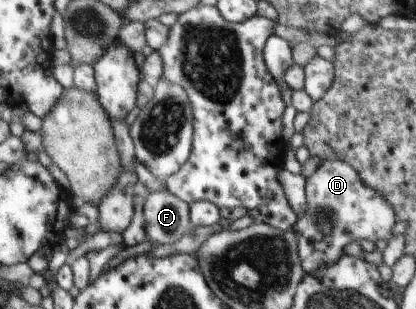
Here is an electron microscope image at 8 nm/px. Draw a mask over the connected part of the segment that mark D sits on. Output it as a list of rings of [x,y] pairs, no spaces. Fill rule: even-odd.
[[[328,159],[322,162],[318,170],[305,180],[305,192],[308,209],[302,217],[297,218],[296,225],[293,228],[298,242],[299,260],[305,274],[316,271],[322,263],[337,262],[344,255],[343,248],[349,242],[359,242],[358,240],[366,239],[376,243],[380,238],[387,240],[390,235],[393,235],[391,230],[398,218],[395,216],[392,206],[389,206],[388,202],[385,202],[385,199],[380,194],[377,194],[378,191],[374,191],[367,185],[364,185],[359,175],[348,163],[335,159]],[[321,212],[323,212],[323,216],[331,225],[331,229],[327,233],[321,231],[317,223]]]

